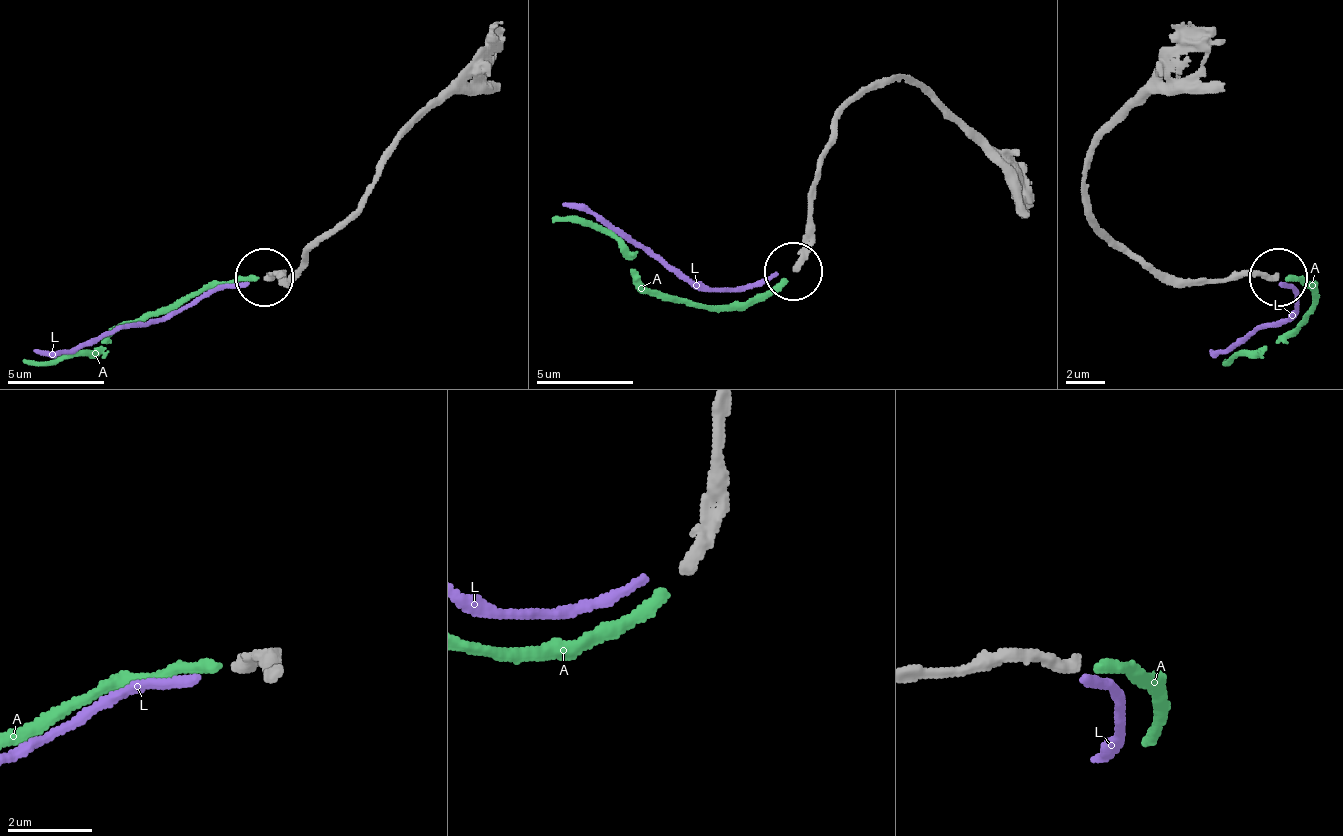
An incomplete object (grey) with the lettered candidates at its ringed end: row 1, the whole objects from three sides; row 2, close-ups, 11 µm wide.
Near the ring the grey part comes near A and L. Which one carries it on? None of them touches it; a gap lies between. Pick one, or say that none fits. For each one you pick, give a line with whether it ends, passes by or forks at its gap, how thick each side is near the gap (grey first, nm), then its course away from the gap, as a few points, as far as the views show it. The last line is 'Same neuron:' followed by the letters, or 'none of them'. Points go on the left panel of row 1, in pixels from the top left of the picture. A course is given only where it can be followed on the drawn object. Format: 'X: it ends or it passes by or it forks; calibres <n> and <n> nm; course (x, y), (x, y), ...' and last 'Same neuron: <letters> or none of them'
A: it ends; calibres 300 and 320 nm; course (255, 276), (197, 291), (139, 315), (100, 344), (56, 364), (22, 359)
Same neuron: A

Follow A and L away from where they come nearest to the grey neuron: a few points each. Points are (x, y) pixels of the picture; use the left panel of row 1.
A: (255, 276), (197, 291), (139, 315), (100, 344), (56, 364), (22, 359)
L: (251, 281), (207, 291), (173, 310), (76, 349), (32, 349)

